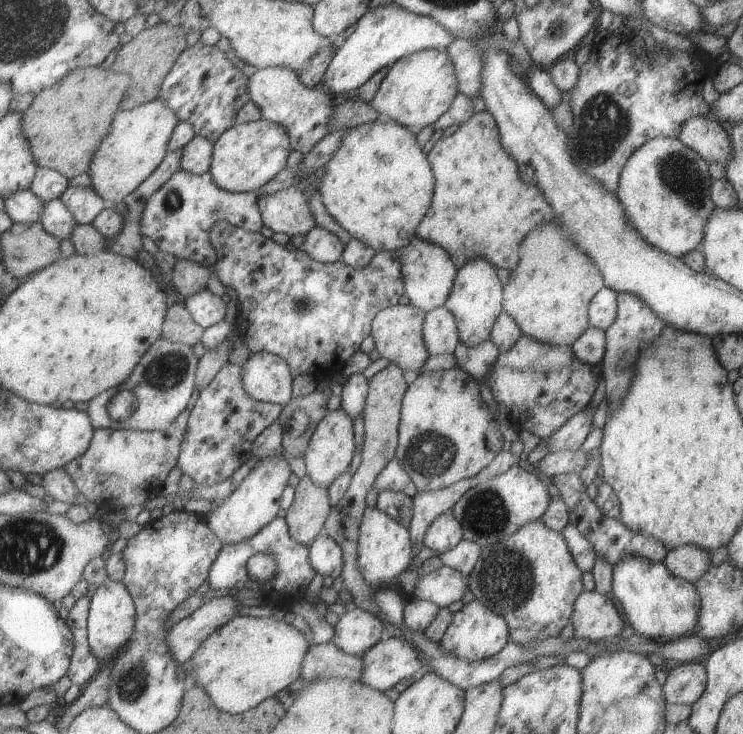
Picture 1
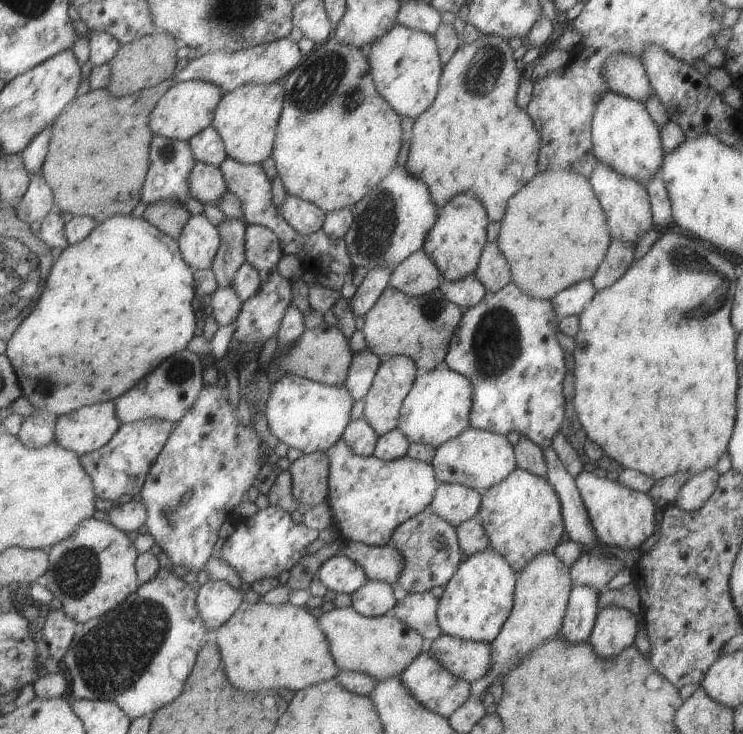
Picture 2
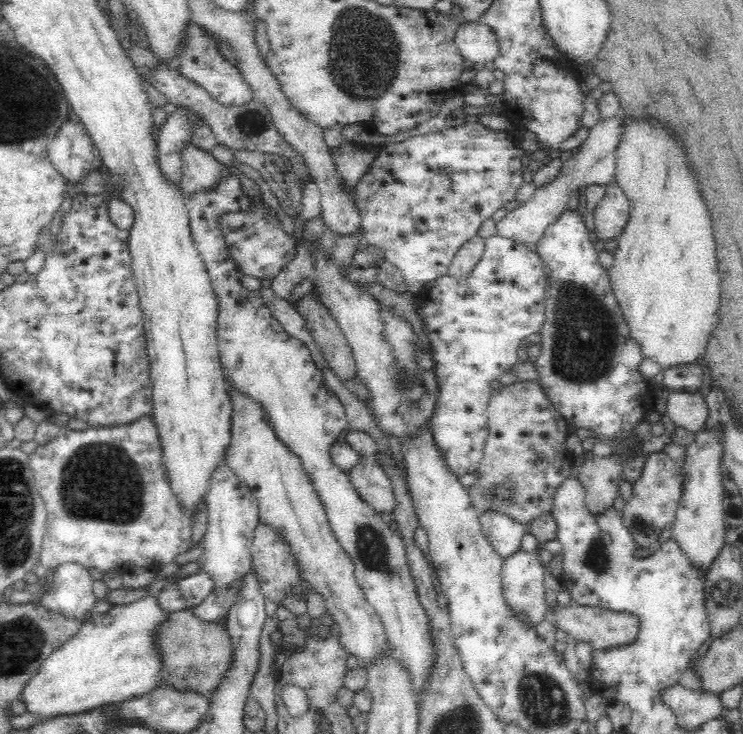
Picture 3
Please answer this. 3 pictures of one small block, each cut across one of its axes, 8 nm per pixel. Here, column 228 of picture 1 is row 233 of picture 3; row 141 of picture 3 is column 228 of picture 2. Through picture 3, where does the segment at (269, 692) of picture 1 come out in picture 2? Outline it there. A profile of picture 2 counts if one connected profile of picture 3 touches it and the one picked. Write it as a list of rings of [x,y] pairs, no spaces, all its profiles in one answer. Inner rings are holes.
[[[244,602],[212,637],[223,655],[229,682],[249,692],[288,688],[296,693],[336,678],[339,666],[319,620],[305,605]]]

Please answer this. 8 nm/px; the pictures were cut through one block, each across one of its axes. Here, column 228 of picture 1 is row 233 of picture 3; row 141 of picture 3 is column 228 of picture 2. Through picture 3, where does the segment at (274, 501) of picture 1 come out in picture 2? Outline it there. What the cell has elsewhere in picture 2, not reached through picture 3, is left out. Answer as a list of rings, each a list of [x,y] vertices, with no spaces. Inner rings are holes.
[[[226,580],[207,581],[198,590],[199,614],[212,634],[221,628],[244,603],[243,590],[233,588]]]

